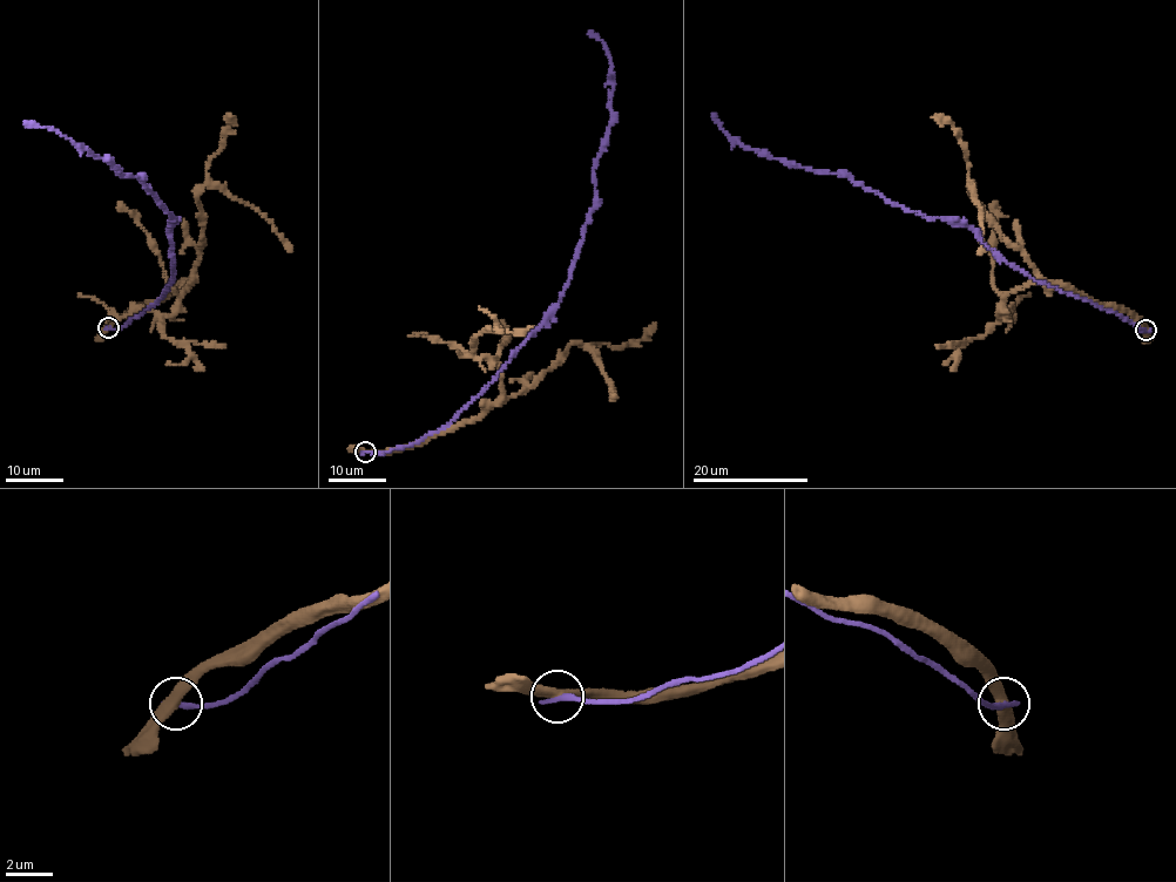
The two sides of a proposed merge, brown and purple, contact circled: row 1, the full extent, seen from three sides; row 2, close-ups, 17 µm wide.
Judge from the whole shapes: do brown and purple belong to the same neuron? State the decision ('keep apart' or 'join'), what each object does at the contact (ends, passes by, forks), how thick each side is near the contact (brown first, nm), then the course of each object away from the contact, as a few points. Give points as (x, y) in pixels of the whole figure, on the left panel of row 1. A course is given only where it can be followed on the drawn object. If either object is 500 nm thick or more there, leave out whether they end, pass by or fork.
keep apart; brown passes by; purple ends there; 440 nm thick on the brown side, 300 nm on the other; brown runs (108, 328), (189, 283), (203, 232), (196, 201), (205, 185), (217, 185), (257, 210), (291, 251); purple runs (108, 328), (121, 328), (162, 296), (170, 279), (174, 218), (141, 176), (119, 175), (53, 129), (24, 123)

